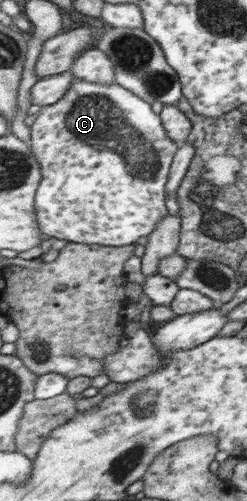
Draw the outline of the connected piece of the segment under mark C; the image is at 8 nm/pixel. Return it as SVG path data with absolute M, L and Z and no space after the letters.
M73 79L69 90L65 95L51 105L41 106L37 112L37 116L31 124L30 138L28 144L31 145L31 153L38 157L39 164L42 165L42 176L38 183L38 189L35 192L35 211L37 225L41 227L41 231L52 238L57 239L57 244L62 243L78 243L85 245L103 245L109 247L126 246L129 243L135 243L139 237L150 235L155 229L155 225L166 217L168 211L164 204L166 198L164 193L164 185L167 183L168 171L172 160L172 155L176 152L178 146L175 142L167 137L161 118L150 108L150 103L143 101L139 96L130 93L127 89L116 84L103 86L101 84L93 84L83 80Z

